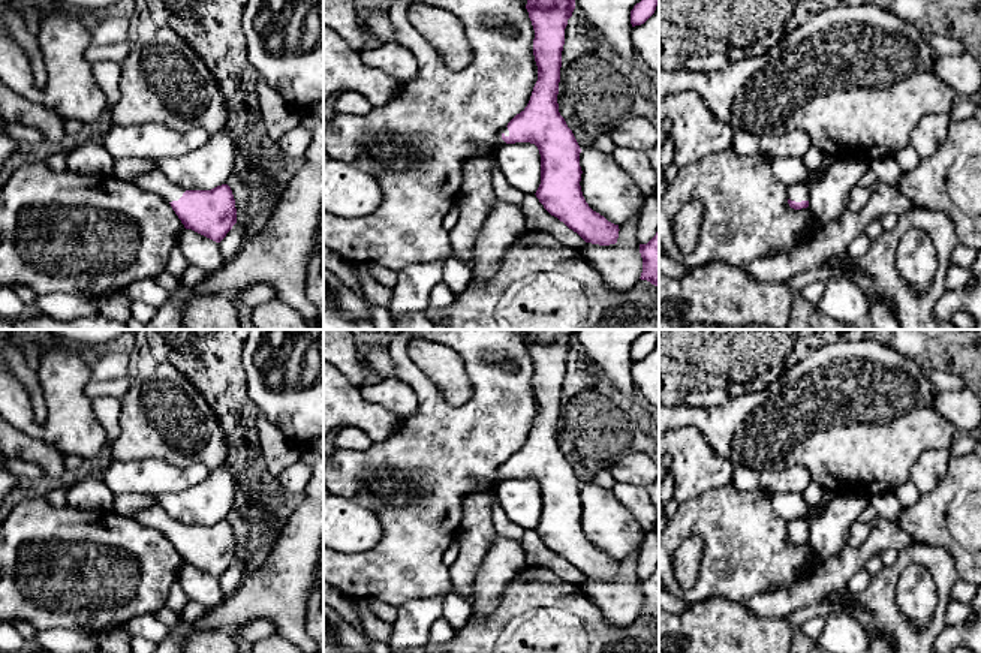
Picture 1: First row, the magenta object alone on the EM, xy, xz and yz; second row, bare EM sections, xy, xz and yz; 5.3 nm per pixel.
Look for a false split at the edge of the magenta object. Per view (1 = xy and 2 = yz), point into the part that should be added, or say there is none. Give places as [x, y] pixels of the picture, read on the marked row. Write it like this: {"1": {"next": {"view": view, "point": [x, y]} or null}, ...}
{"1": {"next": {"view": "xy", "point": [155, 181]}}, "2": {"next": {"view": "yz", "point": [797, 192]}}}

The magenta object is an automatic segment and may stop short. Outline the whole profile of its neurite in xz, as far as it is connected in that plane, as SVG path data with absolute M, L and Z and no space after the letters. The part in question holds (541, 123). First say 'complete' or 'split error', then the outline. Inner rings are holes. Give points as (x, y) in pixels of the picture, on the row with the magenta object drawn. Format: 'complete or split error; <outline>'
split error; M527 0L535 30L533 55L538 81L527 106L499 135L499 142L535 144L541 154L541 184L536 198L544 208L586 243L610 246L619 238L619 225L593 211L581 192L581 148L559 112L565 28L575 0Z

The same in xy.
split error; M156 169L138 175L132 183L169 202L186 229L216 243L220 243L237 223L235 199L228 184L211 190L186 190Z

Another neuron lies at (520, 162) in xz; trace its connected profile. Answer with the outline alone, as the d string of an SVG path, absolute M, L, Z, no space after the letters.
M503 144L496 160L511 186L524 195L536 193L541 184L541 154L535 144Z

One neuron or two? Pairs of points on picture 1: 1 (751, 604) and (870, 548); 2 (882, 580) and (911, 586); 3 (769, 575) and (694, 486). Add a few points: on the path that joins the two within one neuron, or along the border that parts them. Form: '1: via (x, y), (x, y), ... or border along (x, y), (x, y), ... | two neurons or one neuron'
1: via (781, 604), (815, 590), (840, 568) | one neuron
2: border along (915, 562), (896, 584), (896, 605), (903, 617) | two neurons
3: border along (731, 483), (679, 503) | two neurons

